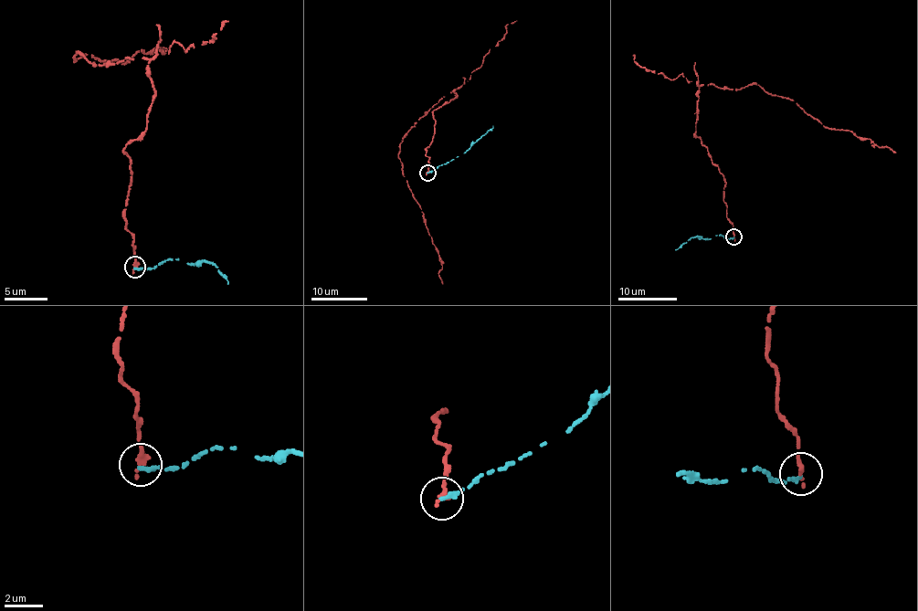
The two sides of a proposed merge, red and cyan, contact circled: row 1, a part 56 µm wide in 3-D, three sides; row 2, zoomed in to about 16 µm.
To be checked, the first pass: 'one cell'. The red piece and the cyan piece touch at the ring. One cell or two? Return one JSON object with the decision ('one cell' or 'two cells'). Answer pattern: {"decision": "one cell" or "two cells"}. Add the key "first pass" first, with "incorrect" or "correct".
{"first pass": "incorrect", "decision": "two cells"}

